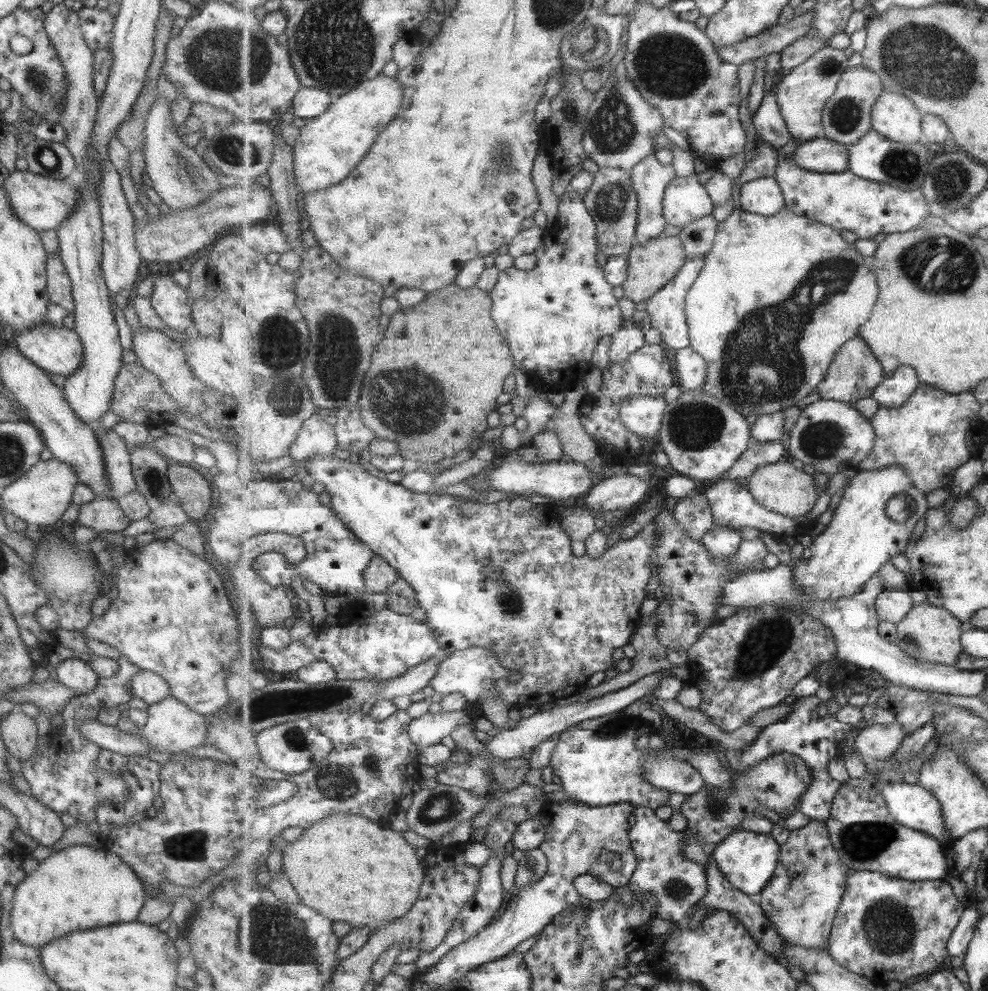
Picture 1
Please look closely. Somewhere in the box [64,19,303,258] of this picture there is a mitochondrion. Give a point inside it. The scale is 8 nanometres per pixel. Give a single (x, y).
(223, 59)

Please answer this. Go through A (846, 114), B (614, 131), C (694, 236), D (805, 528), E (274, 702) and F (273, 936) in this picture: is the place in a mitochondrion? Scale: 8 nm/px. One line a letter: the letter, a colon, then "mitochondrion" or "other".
A: mitochondrion
B: mitochondrion
C: other
D: other
E: mitochondrion
F: mitochondrion

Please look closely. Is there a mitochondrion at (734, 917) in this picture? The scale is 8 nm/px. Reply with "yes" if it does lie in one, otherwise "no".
no

